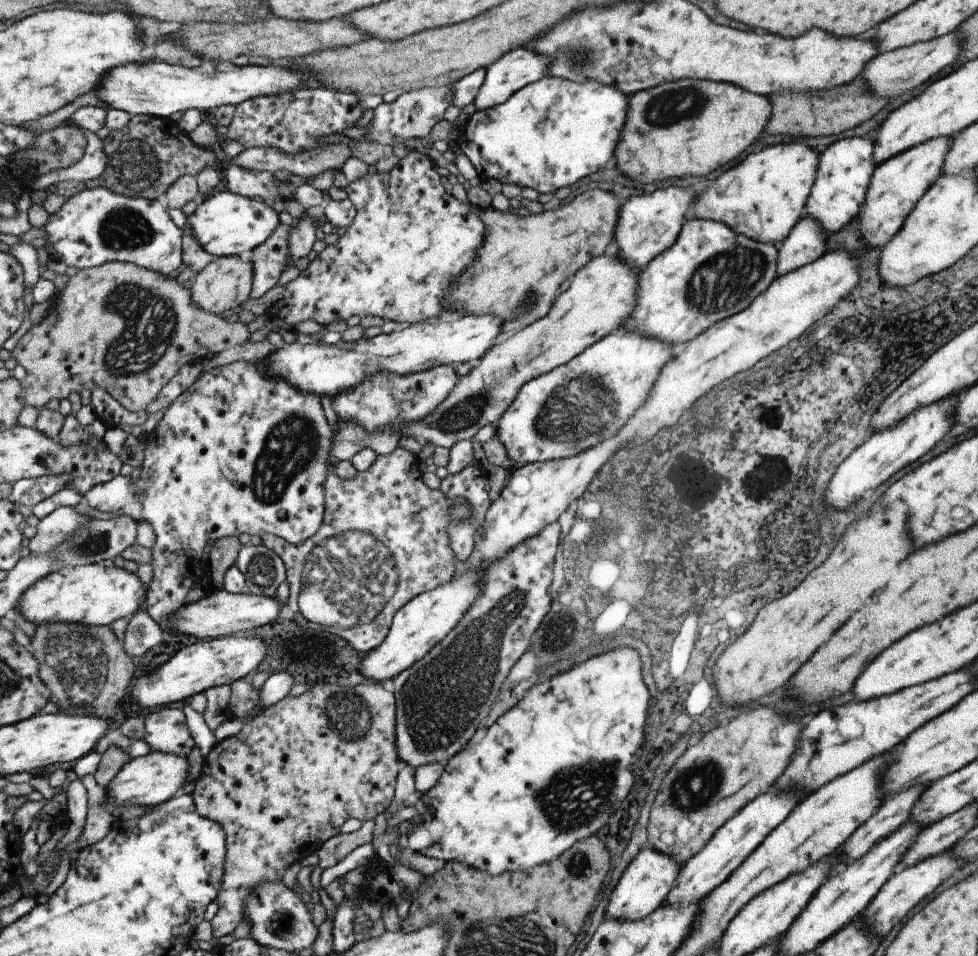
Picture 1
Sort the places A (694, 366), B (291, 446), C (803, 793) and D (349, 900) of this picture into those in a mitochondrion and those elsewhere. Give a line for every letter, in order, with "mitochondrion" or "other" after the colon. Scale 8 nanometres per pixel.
A: other
B: mitochondrion
C: other
D: other

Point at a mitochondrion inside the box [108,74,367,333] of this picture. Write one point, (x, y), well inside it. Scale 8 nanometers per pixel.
(136, 162)

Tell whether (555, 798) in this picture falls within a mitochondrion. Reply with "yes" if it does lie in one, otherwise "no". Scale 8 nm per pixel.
yes

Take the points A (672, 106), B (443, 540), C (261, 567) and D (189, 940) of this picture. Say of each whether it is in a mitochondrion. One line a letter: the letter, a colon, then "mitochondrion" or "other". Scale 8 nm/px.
A: mitochondrion
B: other
C: mitochondrion
D: other

